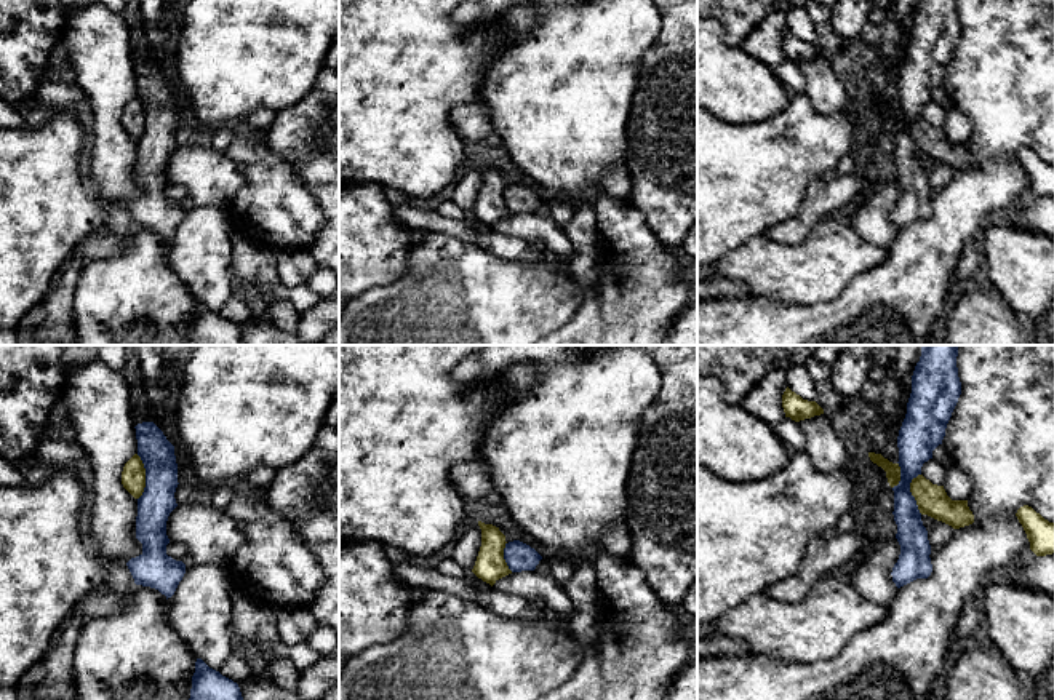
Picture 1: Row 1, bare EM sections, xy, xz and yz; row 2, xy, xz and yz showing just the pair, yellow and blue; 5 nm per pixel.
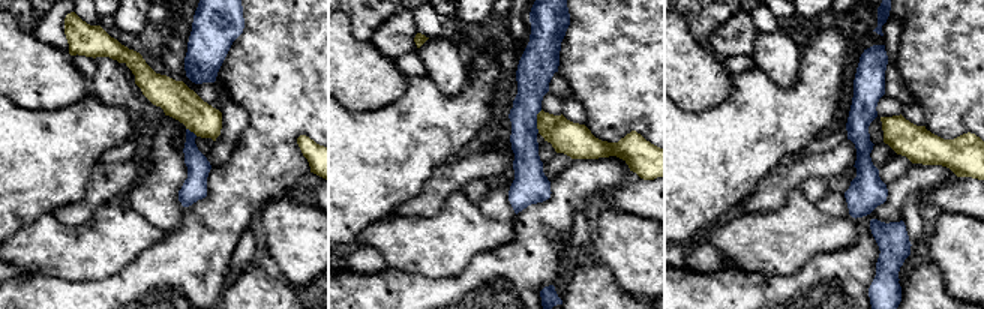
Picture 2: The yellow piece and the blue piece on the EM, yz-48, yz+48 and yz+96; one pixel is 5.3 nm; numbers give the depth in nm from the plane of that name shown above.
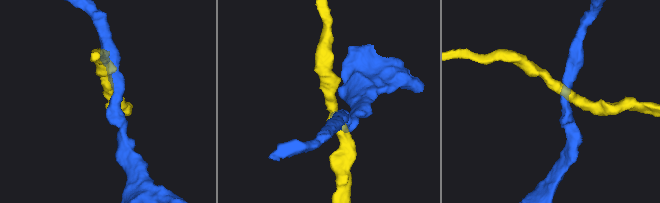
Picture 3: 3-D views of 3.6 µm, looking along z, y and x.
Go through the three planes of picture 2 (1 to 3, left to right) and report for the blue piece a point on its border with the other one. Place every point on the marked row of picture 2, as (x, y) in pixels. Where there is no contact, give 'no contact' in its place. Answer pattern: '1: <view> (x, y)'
1: yz-48 (192, 131)
2: yz+48 (537, 122)
3: no contact

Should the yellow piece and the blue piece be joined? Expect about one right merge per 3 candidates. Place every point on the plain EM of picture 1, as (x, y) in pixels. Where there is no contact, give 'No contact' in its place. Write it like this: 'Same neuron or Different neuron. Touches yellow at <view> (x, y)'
Different neuron. Touches yellow at xy (144, 119)

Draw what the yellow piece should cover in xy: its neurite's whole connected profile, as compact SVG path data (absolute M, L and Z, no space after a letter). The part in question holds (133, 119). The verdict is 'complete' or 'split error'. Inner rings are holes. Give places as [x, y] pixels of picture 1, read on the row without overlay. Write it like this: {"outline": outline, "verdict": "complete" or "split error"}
{"outline": "M134 96L123 109L122 113L123 129L134 139L139 141L146 129L146 110L138 96Z", "verdict": "complete"}

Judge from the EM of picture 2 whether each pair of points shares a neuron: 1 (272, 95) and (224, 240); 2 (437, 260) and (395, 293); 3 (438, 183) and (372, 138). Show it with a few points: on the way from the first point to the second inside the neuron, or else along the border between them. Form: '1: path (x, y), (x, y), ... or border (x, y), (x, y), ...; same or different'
1: path (267, 131), (263, 167), (230, 204); same
2: border (387, 267), (432, 278), (450, 278), (455, 275); different
3: border (446, 161), (434, 170), (416, 195), (404, 201); different

